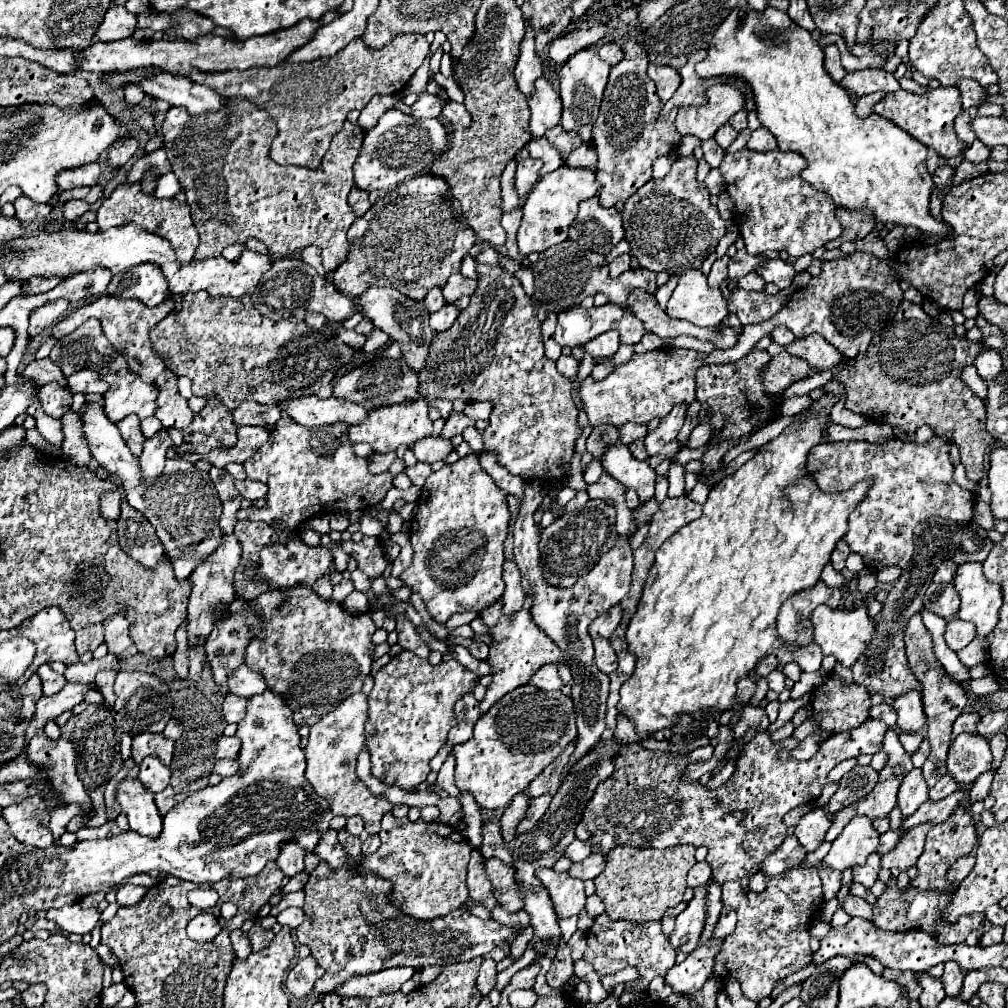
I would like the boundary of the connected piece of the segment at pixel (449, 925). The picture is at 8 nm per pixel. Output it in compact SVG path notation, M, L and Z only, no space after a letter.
M323 860L310 874L304 886L304 922L296 928L296 936L300 944L310 946L318 966L326 970L324 976L316 980L316 992L334 992L338 984L344 984L354 974L366 976L394 966L422 968L466 962L498 946L512 946L520 936L518 930L492 920L480 920L460 908L430 922L412 920L390 904L390 888L390 882L366 884L362 876L354 876L354 872L346 872L346 868L332 870Z

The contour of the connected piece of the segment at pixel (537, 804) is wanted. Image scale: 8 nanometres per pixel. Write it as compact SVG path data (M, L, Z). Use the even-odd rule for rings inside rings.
M538 796L538 798L534 798L532 802L530 802L530 808L526 810L526 816L522 818L522 822L518 824L518 828L516 828L516 832L518 834L522 834L522 832L528 832L530 828L534 828L534 824L544 816L544 812L546 812L546 808L550 806L550 800L552 800L552 796Z

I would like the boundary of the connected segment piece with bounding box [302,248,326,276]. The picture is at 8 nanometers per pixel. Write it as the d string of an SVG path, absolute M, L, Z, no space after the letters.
M304 248L304 250L302 250L302 260L304 260L306 264L314 266L320 276L326 276L326 272L322 270L322 264L320 264L320 250L318 250L318 248Z

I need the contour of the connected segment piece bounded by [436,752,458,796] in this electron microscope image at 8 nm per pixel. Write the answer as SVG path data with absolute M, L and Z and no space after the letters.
M450 752L446 762L442 764L440 772L438 772L438 778L436 778L436 786L444 788L450 796L458 796L458 788L454 784L454 754Z

